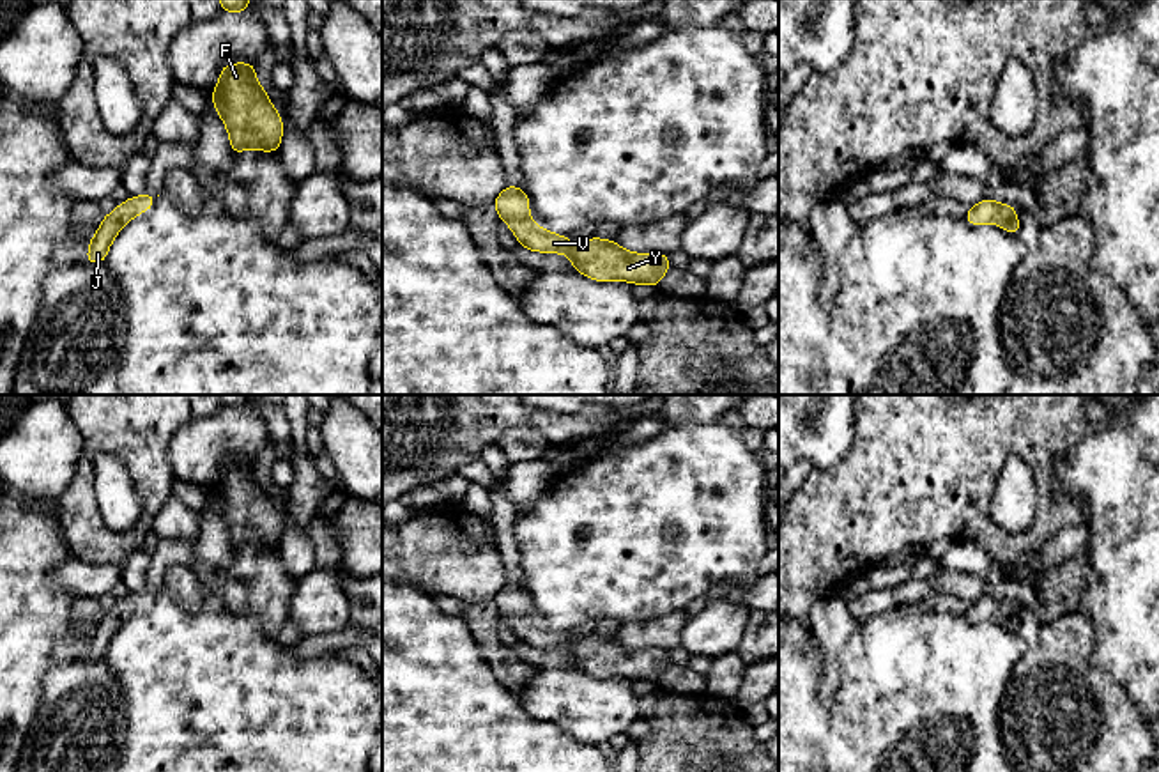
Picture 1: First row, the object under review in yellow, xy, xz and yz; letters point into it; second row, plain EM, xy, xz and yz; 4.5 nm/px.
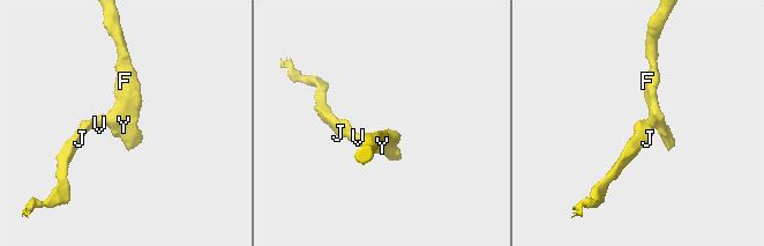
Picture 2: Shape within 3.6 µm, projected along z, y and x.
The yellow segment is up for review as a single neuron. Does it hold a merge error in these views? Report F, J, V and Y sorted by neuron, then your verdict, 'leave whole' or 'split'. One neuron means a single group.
groups F J V Y; leave whole

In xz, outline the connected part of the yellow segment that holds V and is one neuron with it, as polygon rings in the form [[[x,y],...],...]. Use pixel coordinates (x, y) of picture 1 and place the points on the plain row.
[[[508,581],[492,600],[497,614],[515,629],[522,645],[541,650],[564,650],[577,669],[596,676],[623,676],[633,682],[658,683],[671,666],[669,650],[628,650],[616,637],[591,634],[573,641],[566,632],[538,623],[529,611],[529,593],[522,584]]]

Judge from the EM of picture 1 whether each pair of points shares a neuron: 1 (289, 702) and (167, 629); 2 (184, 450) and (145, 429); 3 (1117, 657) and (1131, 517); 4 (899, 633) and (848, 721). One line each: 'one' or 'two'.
1: one
2: two
3: one
4: one

